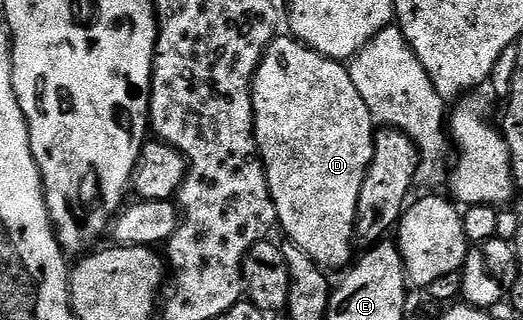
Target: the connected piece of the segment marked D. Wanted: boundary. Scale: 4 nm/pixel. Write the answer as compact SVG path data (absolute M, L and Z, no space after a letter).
M291 35L273 37L268 44L264 57L260 60L260 66L256 68L256 74L252 77L252 122L256 128L258 156L264 163L270 195L276 208L276 220L279 228L281 230L284 228L285 234L283 236L287 240L293 241L321 269L331 271L331 269L341 268L340 270L343 270L354 257L353 233L355 231L356 212L358 211L359 189L362 187L363 180L366 179L367 169L370 167L375 149L374 122L366 107L366 102L362 100L362 95L358 95L358 87L354 87L354 79L348 73L348 65L324 57Z

